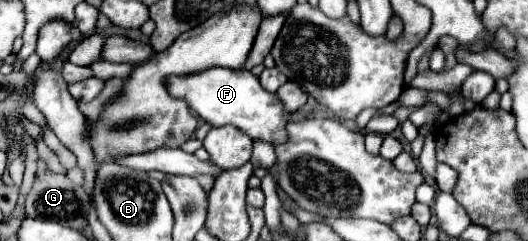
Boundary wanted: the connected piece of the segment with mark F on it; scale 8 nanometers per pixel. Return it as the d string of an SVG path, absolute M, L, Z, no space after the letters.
M210 68L200 74L184 76L184 78L170 78L168 82L170 94L176 98L184 98L196 114L200 114L210 126L224 126L232 124L246 132L252 140L262 140L272 146L282 144L288 124L288 112L284 110L282 102L278 102L276 94L264 90L258 78L248 70L228 70L228 68Z

